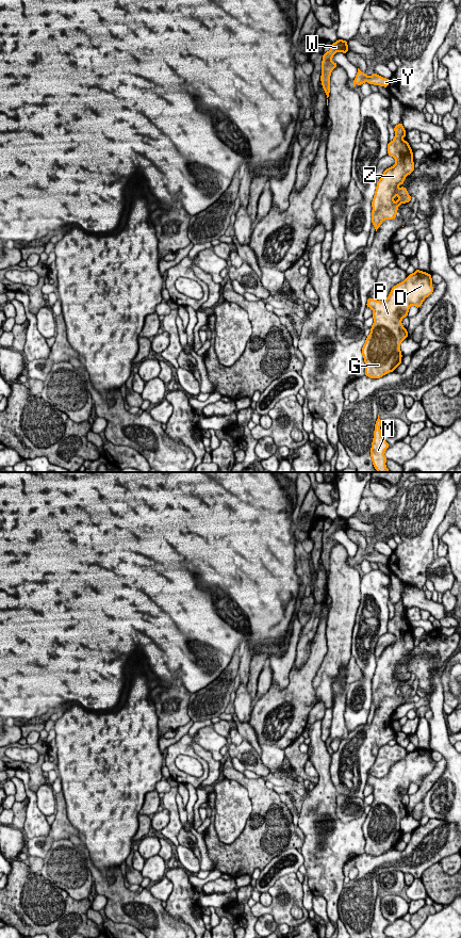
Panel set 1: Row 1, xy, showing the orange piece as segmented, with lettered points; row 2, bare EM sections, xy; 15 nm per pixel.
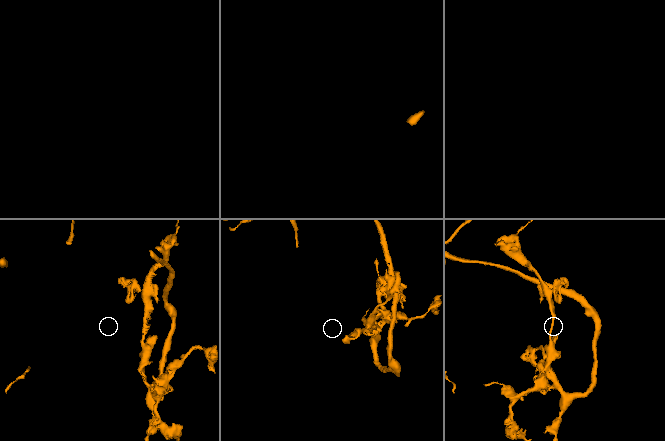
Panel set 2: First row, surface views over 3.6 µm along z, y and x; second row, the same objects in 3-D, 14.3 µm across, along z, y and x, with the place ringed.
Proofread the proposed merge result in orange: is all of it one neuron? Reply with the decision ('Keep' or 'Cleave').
Keep

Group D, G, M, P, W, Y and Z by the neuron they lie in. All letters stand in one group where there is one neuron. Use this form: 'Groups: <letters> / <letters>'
Groups: D G M P W Y Z

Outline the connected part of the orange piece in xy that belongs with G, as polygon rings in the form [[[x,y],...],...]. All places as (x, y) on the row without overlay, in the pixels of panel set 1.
[[[416,747],[413,751],[392,765],[390,773],[383,778],[376,778],[368,775],[366,783],[374,788],[374,802],[362,825],[362,831],[365,839],[365,853],[371,856],[380,856],[381,854],[395,848],[401,841],[400,821],[408,815],[407,806],[401,802],[401,797],[408,793],[411,782],[418,787],[424,777],[432,772],[431,751]]]

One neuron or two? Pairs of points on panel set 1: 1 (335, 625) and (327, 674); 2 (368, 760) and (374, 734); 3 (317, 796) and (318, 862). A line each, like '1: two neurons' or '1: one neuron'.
1: one neuron
2: one neuron
3: one neuron

